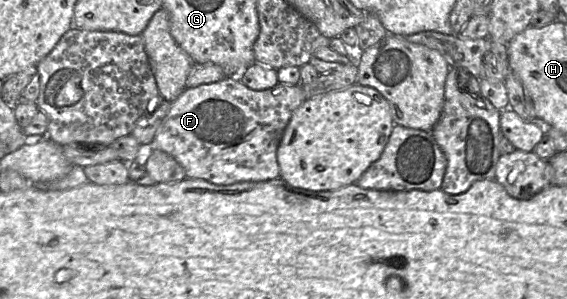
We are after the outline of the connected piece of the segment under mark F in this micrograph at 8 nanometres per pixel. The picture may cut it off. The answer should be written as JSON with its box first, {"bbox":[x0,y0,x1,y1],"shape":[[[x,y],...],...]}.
{"bbox":[152,76,306,185],"shape":[[[228,76],[218,82],[201,84],[197,87],[186,88],[173,102],[170,110],[158,128],[152,144],[154,150],[159,149],[171,155],[184,169],[187,178],[204,179],[216,185],[227,185],[242,181],[265,181],[280,177],[277,160],[277,149],[283,132],[294,111],[306,100],[302,86],[278,82],[274,87],[264,90],[252,90],[242,83],[240,76]]]}

